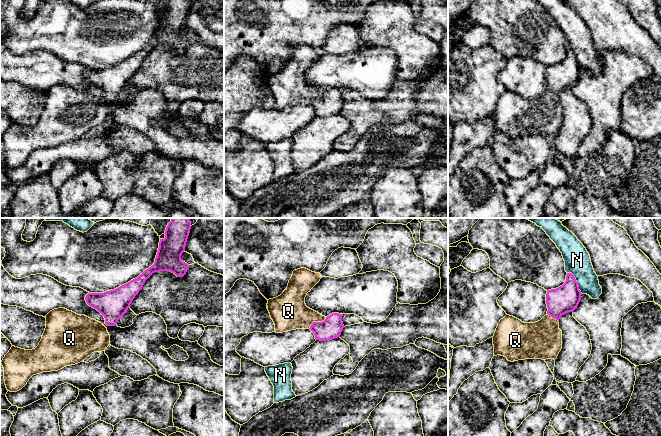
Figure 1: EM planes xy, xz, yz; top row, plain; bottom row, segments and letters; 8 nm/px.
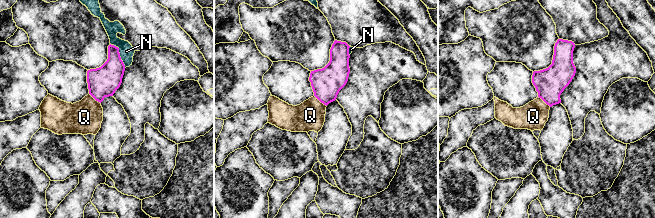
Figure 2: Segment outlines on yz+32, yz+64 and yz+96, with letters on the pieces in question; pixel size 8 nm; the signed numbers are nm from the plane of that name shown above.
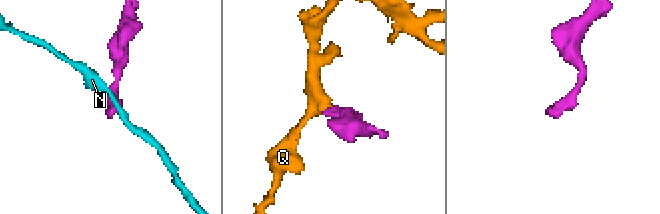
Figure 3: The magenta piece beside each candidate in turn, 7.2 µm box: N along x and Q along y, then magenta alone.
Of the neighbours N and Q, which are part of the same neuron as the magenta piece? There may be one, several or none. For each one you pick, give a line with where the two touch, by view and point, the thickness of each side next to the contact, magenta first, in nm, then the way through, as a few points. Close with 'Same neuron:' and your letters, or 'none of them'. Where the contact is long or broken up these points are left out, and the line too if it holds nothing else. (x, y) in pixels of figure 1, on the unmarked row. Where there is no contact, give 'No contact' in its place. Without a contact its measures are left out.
Q: Touches magenta at xz (316, 98). Thickness 170 nm (magenta) against 300 nm. Path across: xz (331, 104), (324, 104), (316, 98), (288, 87)
Same neuron: Q

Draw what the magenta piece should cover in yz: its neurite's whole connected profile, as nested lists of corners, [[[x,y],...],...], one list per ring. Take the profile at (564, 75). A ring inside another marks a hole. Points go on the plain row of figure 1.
[[[567,49],[562,62],[547,67],[548,87],[540,97],[524,99],[506,91],[498,99],[493,112],[494,132],[504,132],[511,138],[525,135],[555,136],[562,125],[559,95],[577,84],[581,71],[574,51]]]

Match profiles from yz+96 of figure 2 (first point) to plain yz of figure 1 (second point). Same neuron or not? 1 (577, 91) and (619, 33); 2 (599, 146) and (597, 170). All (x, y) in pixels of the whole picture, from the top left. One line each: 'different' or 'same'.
1: different
2: same

